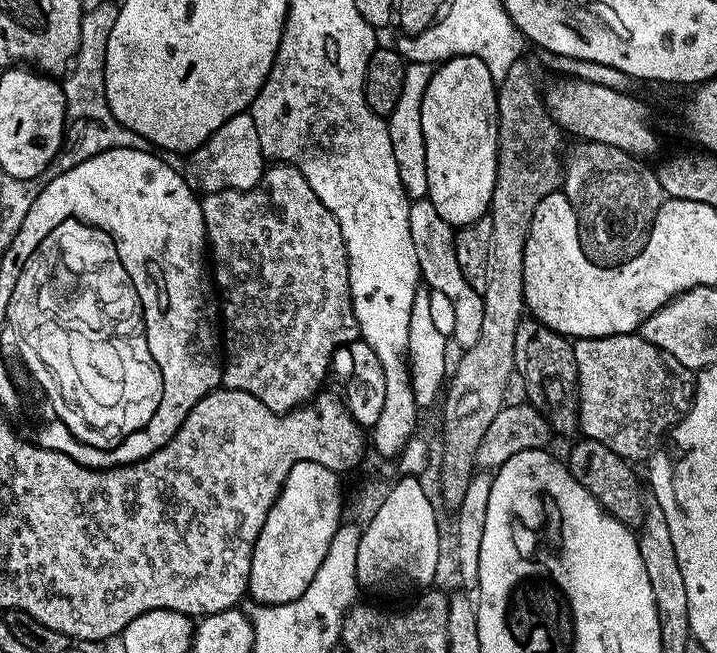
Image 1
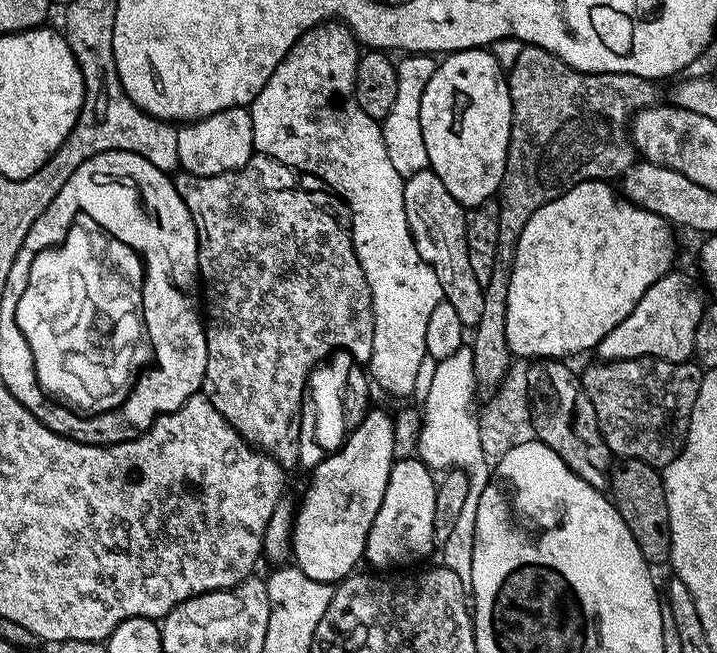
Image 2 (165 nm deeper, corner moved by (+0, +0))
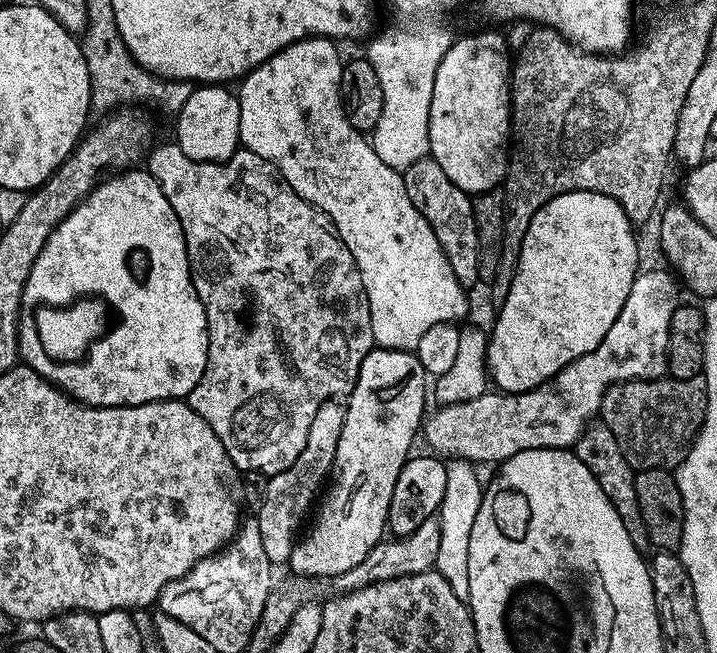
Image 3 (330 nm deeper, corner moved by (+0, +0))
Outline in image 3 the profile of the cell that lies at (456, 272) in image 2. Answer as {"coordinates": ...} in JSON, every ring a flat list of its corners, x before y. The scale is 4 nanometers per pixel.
{"coordinates":[[431,155,423,156,414,166,403,169,406,182,406,194,410,194,410,202,418,206,422,218,430,222,446,258,450,262,450,268,458,278,458,282,465,286,471,286,480,280,478,274,478,230,474,222,474,210,472,209,473,197,464,192,450,178,446,178,442,166,432,159]]}

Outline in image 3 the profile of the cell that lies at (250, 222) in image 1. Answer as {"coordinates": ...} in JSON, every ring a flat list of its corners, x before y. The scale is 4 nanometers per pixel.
{"coordinates":[[174,142,159,144,160,143,157,143,155,147,147,153,146,171,156,179,158,186,162,186,162,194,166,194,170,206,174,206,174,214,178,214,178,222,184,231,184,240,188,243,188,269,192,272,192,285,196,287,198,298,204,304,204,313,206,314,206,322,208,323,208,361,206,362,206,370,202,374,198,386,194,386,194,390,190,390,186,402,198,414,202,414,202,418,206,418,210,430,214,430,214,434,218,434,218,438,222,442,224,449,228,451,228,456,231,458,232,463,236,465,241,473,261,472,264,478,274,477,282,470,289,468,294,462,294,458,298,458,298,454,302,454,302,446,306,446,306,434,310,434,310,422,314,422,314,413,318,411,318,406,322,406,330,399,339,397,341,395,339,392,347,393,349,389,351,389,352,385,356,383,356,375,362,366,362,362,366,358,366,354,372,351,374,347,372,343,372,331,370,330,370,302,366,298,362,274,354,262,354,254,350,254,346,242,342,242,342,238,336,229,335,222,333,222,333,220,320,208,314,207,309,200,303,200,302,197,284,181,284,177,276,171,276,167,270,161,263,160,262,157,253,152,237,150,228,160,221,160,220,163,215,164,214,162,202,162,194,158,186,158,186,154,182,154,182,150]]}

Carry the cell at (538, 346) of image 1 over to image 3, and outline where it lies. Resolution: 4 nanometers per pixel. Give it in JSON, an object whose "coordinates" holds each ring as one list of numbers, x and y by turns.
{"coordinates":[[593,422,585,428,584,432,575,442,574,451,580,461,598,478,598,486,606,490,606,498,618,510,618,518,622,518,622,526,626,526,626,534,630,534,630,542,641,554,649,551,648,527,644,525,642,510,638,506,638,494,636,493,636,472,626,462,626,454,622,454,622,446,618,446,618,438,610,434,610,430,603,422]]}

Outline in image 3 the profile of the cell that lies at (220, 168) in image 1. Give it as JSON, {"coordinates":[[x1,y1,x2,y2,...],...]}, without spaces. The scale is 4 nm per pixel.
{"coordinates":[[224,86,193,87,182,110,175,113,174,143,180,147,182,154,186,154,186,158,218,164,221,160,228,160,241,147,240,98,235,91,228,90]]}

